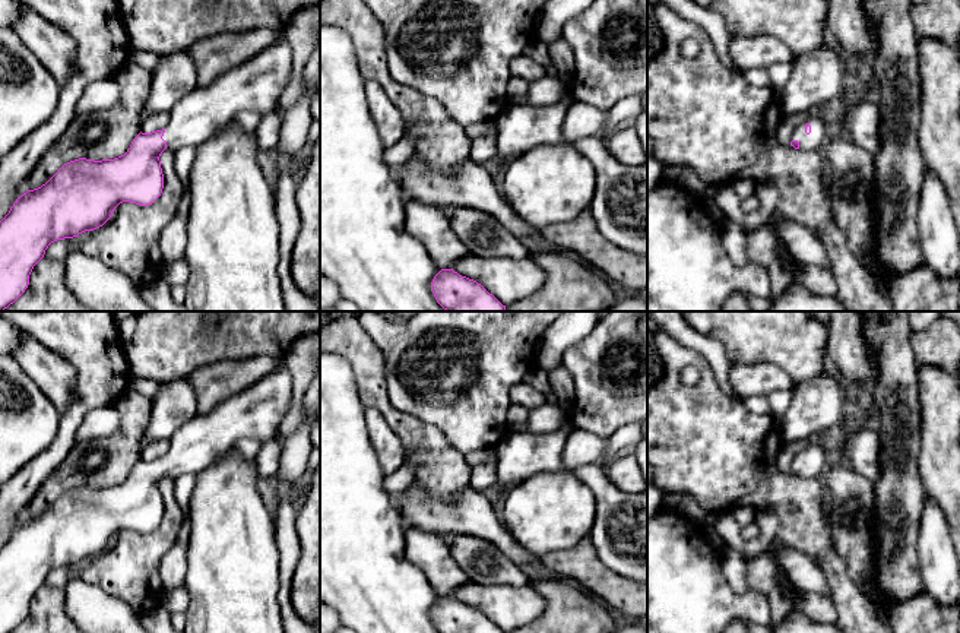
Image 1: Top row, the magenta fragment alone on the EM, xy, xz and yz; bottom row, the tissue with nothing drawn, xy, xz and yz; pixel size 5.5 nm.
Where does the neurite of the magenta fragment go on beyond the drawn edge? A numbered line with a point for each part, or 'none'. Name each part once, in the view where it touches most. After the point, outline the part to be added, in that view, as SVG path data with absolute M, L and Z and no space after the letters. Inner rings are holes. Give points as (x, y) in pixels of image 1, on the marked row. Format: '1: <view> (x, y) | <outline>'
1: yz (816, 141) | M815 117L798 124L792 133L792 140L799 142L801 151L821 152L826 142L828 140L823 118Z

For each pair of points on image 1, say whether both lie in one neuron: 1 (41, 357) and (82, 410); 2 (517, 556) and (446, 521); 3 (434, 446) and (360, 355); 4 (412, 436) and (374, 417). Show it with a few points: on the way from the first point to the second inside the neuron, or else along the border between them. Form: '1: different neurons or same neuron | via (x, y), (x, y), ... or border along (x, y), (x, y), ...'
1: different neurons | border along (69, 363), (73, 369), (73, 399), (60, 414)
2: same neuron | via (501, 538), (484, 521), (463, 521)
3: same neuron | via (409, 427), (377, 398), (373, 392), (371, 380)
4: different neurons | border along (366, 408), (383, 417), (405, 455)

